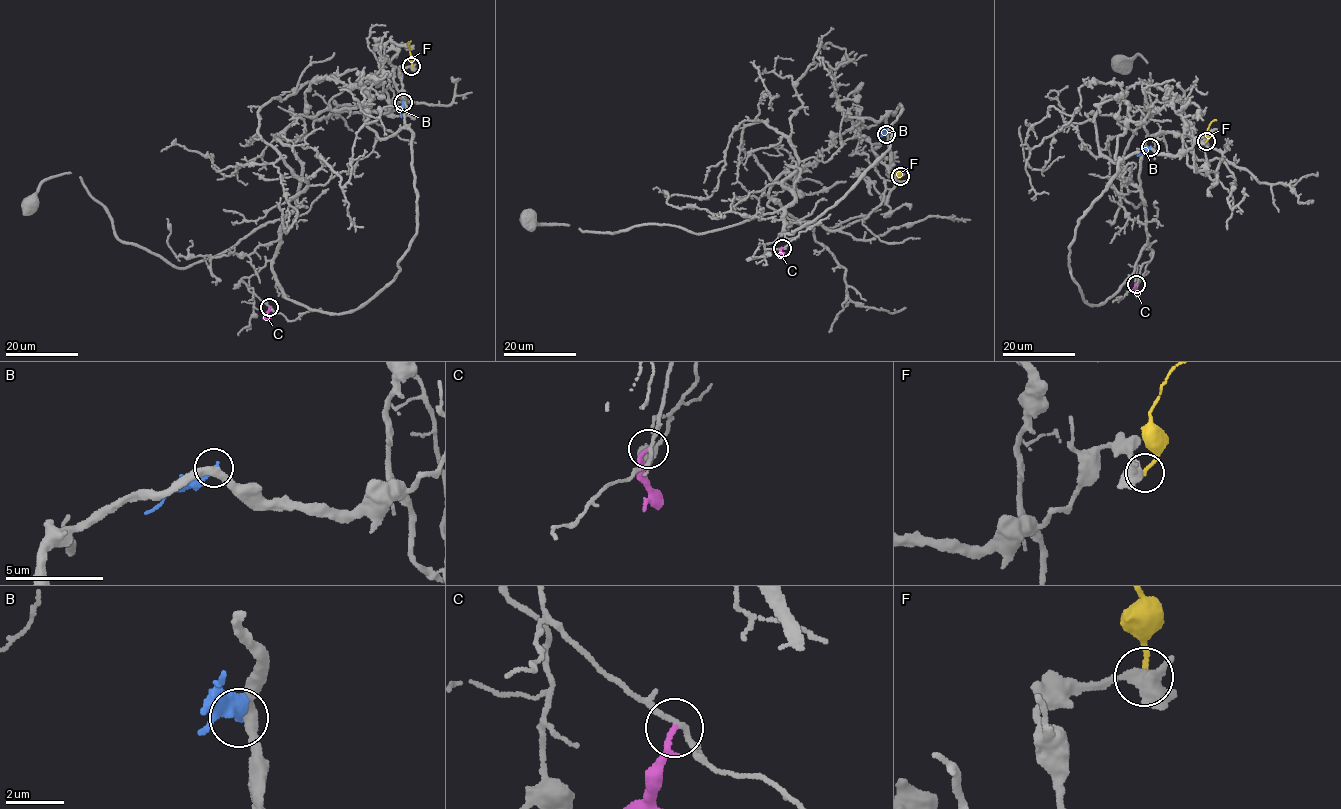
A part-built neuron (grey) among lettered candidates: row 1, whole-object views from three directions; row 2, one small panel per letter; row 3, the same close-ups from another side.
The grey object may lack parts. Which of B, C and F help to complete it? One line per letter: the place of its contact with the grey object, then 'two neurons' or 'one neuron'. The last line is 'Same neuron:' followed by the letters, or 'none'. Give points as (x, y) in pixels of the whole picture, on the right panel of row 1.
B: (1150, 147) | two neurons
C: (1136, 284) | two neurons
F: (1206, 141) | two neurons
Same neuron: none

